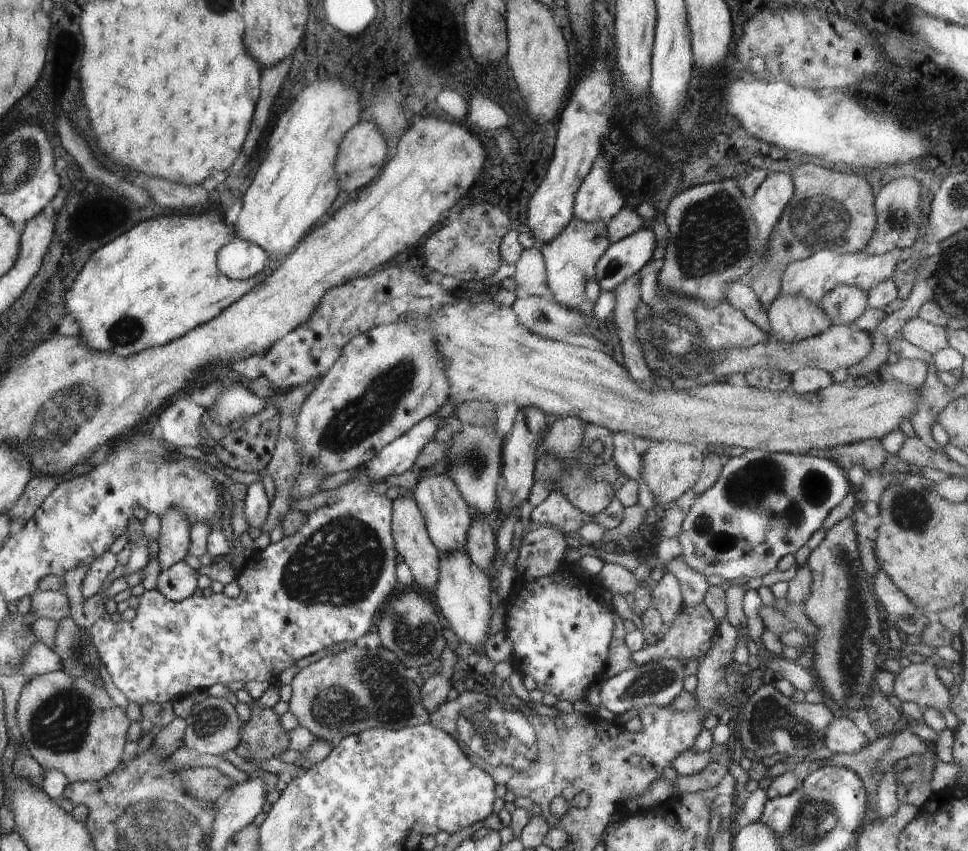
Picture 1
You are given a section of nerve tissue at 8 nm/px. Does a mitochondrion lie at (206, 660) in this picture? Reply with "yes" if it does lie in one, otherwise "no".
no

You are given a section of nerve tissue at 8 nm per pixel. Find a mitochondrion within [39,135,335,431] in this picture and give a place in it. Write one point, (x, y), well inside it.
(130, 329)

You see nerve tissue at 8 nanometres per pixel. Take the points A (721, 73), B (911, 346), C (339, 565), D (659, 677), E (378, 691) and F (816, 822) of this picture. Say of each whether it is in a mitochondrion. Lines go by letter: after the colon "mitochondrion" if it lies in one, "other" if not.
A: other
B: other
C: mitochondrion
D: mitochondrion
E: mitochondrion
F: mitochondrion

